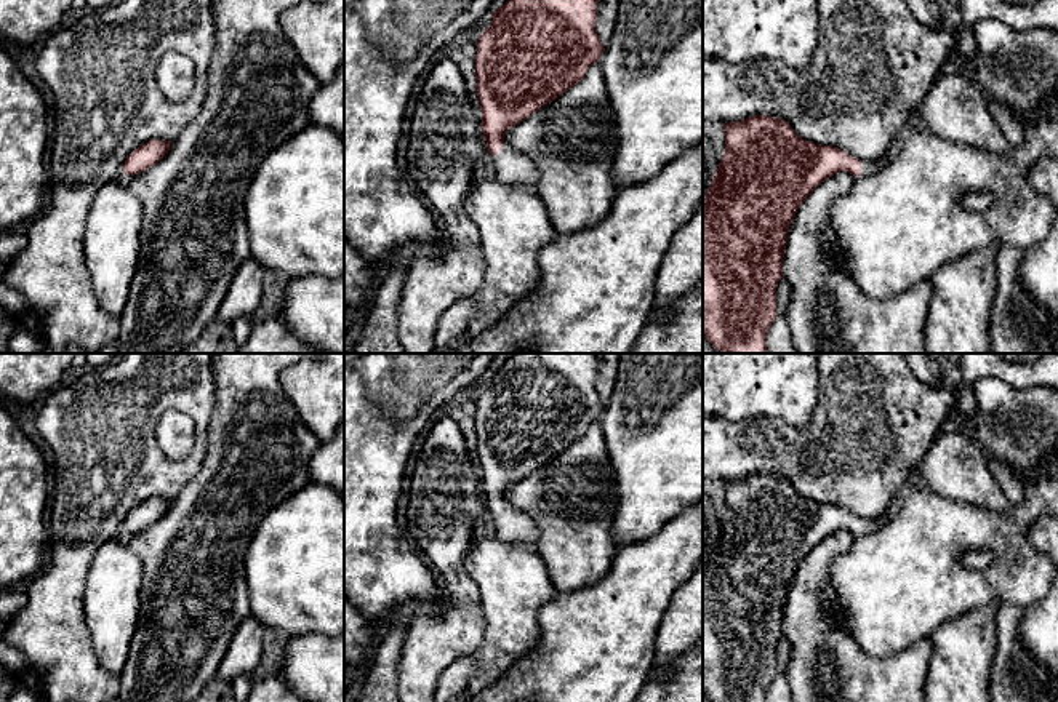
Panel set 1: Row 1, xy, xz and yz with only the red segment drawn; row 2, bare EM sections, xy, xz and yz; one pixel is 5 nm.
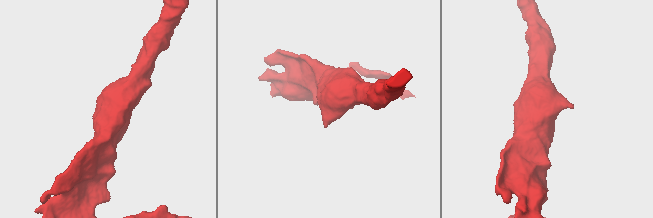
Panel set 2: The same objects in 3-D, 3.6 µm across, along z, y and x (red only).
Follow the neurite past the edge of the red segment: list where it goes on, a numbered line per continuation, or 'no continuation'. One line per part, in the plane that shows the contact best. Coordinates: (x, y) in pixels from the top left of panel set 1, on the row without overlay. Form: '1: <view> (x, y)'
1: xz (511, 526)

